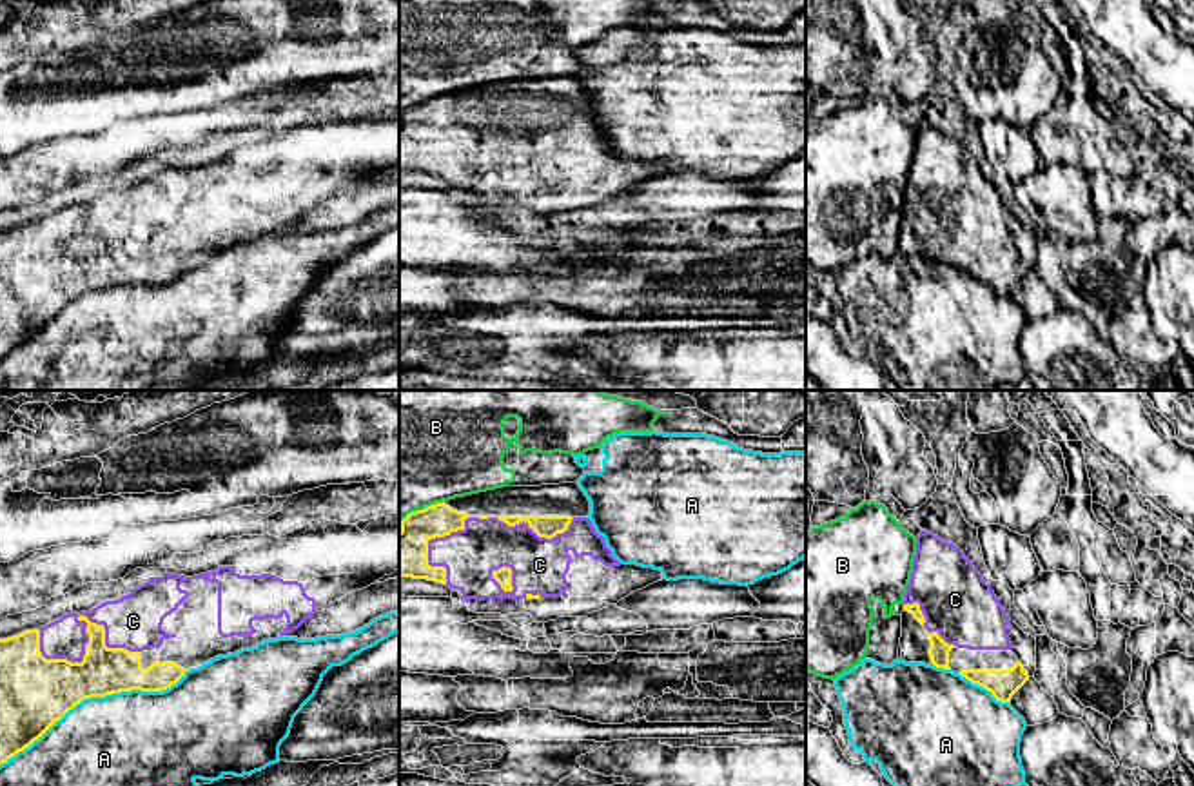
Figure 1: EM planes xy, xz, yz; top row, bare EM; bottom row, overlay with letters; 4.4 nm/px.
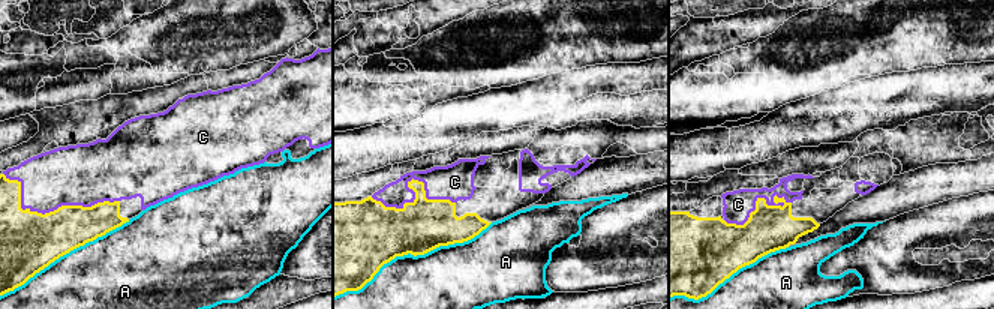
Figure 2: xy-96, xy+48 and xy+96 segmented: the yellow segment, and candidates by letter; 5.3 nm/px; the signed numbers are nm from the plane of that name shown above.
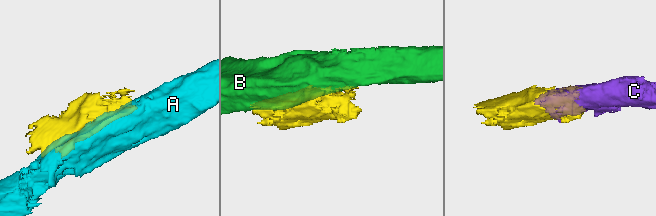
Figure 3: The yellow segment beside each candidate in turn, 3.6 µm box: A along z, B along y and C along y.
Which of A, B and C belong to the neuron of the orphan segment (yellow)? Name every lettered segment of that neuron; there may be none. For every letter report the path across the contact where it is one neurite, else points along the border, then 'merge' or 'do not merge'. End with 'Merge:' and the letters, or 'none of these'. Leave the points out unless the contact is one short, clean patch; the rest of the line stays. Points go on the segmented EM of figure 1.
A: do not merge
B: do not merge
C: merge
Merge: C

